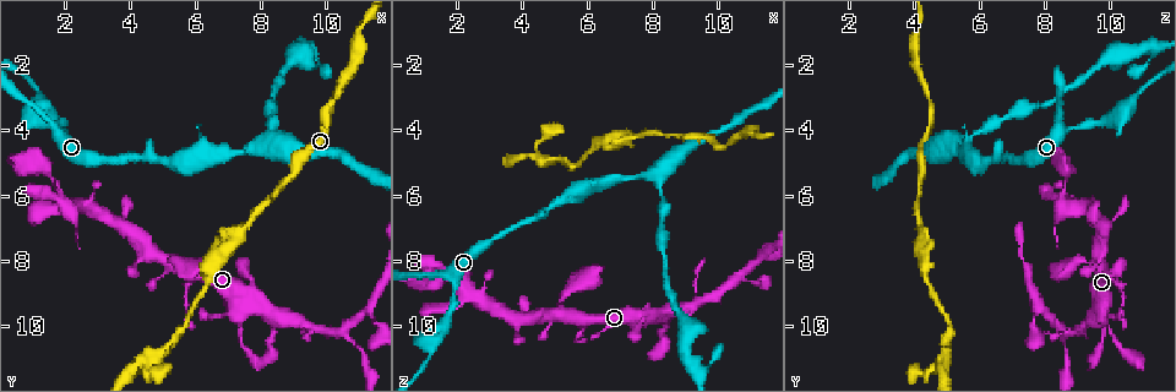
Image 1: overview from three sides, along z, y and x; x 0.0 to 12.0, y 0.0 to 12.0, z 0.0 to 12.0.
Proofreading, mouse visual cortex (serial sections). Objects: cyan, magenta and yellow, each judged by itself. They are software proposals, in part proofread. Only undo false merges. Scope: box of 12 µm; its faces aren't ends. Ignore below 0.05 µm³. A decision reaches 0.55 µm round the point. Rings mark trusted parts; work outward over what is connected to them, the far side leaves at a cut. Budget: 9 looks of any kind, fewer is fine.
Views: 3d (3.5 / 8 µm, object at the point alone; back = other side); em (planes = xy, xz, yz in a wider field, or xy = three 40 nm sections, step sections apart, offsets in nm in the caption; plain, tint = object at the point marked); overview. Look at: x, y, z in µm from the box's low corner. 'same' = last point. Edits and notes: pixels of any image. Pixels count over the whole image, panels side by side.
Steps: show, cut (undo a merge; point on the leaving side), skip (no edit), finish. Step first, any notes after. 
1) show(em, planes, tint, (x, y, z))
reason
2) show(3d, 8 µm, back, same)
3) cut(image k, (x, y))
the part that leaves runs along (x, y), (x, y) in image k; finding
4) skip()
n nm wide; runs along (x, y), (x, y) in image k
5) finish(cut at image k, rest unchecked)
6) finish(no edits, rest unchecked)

show(em, xy, step 2, tint, (8.1, 4.4, 5.4))
thin arm on a thick one

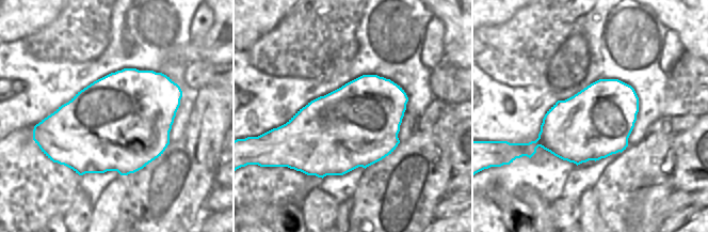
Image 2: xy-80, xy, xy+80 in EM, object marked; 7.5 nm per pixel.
show(3d, 3.5 µm, same)
wider look

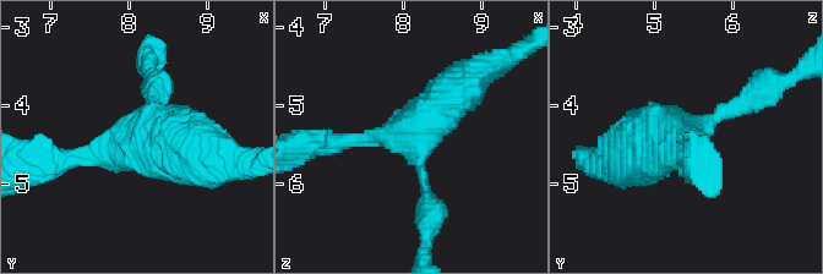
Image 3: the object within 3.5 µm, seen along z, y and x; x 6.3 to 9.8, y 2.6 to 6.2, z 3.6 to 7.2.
skip()
arms of 150, 200, 600 nm; runs along (56, 158), (136, 140), (154, 102) in image 3; continuous, no second cell

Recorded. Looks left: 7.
show(3d, 3.5 µm, (7.4, 9.5, 9.8))
abrupt turn

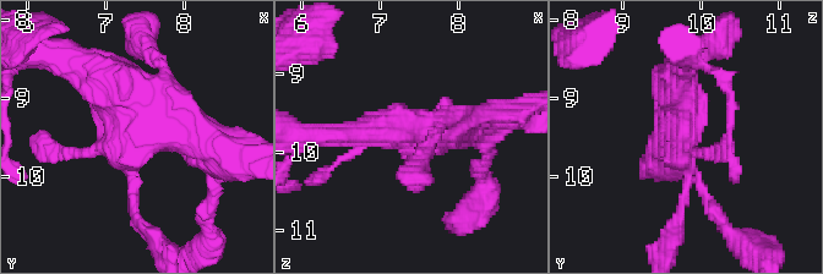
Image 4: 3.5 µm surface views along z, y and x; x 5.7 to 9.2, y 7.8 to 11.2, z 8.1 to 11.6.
show(em, xy, step 1, tint, (7.40, 9.45, 9.75))

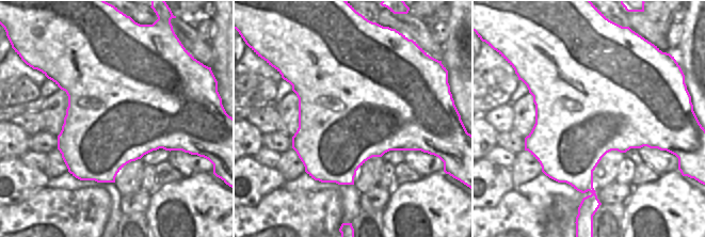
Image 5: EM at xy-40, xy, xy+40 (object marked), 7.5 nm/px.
skip()
runs along (90, 64), (164, 127), (202, 146) in image 4; one cell here

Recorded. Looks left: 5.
show(3d, 3.5 µm, (4.5, 11.3, 4.7))

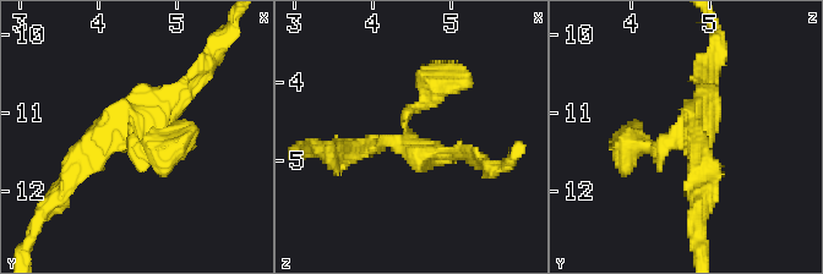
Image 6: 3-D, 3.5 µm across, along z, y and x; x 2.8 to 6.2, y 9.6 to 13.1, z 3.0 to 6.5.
show(em, xy, step 3, tint, (4.45, 11.30, 4.75))
shape alone is not enough

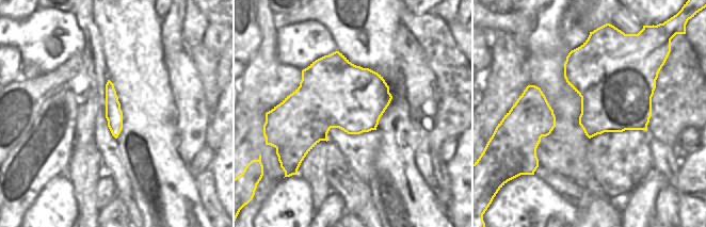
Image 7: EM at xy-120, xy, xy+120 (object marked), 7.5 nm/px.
skip()
runs along (710, 85), (692, 137), (628, 144) in image 6; one cell here

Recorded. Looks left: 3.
show(3d, 3.5 µm, (2.0, 3.9, 8.9))

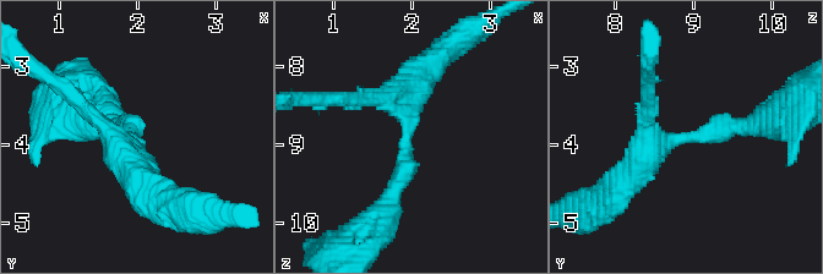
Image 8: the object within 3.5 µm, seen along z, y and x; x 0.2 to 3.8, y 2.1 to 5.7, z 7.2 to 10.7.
show(em, xy, step 5, tint, (1.90, 3.90, 8.85))
3 arms; arms of 250, 300, 450 nm

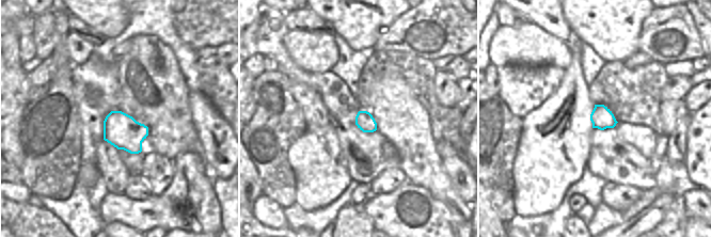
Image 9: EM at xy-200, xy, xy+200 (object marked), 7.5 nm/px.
skip()
continuous, no second cell

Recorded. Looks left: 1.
finish(no edits, rest unchecked)

